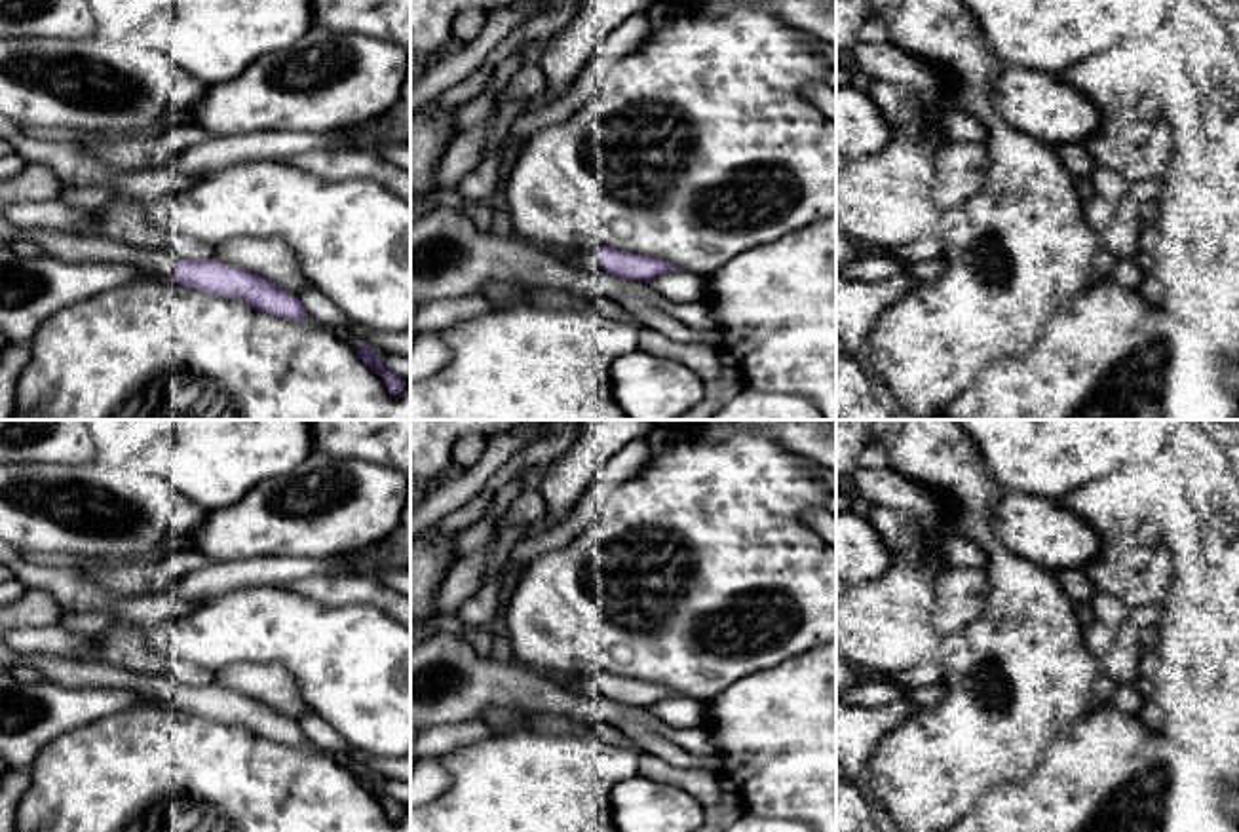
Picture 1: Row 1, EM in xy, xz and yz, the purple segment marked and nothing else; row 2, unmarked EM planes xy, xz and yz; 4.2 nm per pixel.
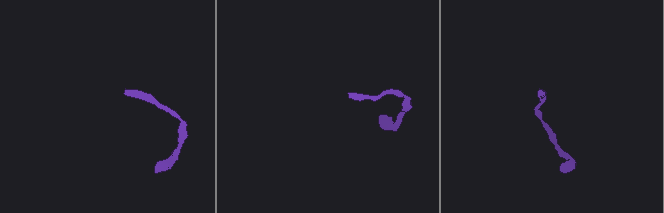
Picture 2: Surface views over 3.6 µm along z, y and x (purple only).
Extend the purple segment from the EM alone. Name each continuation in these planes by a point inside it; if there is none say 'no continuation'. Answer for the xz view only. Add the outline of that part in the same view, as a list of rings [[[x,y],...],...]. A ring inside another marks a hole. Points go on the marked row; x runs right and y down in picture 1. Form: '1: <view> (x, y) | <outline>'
1: xz (588, 259) | [[[593,249],[583,251],[553,251],[553,255],[568,264],[570,268],[583,270],[583,272],[597,272],[600,270],[599,255]]]

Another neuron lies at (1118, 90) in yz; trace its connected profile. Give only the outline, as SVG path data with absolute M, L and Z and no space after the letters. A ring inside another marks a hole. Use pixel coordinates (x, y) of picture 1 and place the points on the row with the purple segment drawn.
M1129 46L1081 59L1058 78L1091 101L1098 131L1123 133L1159 110L1153 87L1134 65Z

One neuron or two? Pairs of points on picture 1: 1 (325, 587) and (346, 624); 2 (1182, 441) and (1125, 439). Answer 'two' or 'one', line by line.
1: two
2: two

